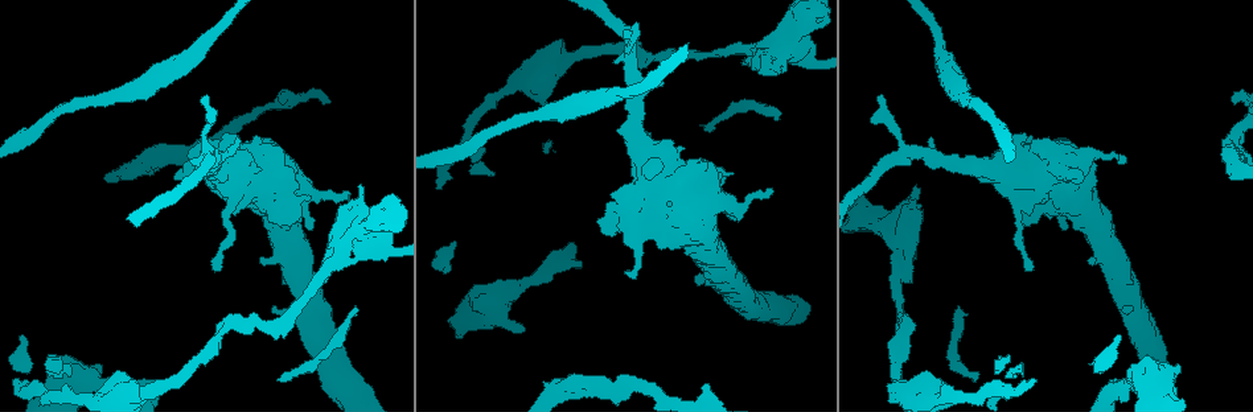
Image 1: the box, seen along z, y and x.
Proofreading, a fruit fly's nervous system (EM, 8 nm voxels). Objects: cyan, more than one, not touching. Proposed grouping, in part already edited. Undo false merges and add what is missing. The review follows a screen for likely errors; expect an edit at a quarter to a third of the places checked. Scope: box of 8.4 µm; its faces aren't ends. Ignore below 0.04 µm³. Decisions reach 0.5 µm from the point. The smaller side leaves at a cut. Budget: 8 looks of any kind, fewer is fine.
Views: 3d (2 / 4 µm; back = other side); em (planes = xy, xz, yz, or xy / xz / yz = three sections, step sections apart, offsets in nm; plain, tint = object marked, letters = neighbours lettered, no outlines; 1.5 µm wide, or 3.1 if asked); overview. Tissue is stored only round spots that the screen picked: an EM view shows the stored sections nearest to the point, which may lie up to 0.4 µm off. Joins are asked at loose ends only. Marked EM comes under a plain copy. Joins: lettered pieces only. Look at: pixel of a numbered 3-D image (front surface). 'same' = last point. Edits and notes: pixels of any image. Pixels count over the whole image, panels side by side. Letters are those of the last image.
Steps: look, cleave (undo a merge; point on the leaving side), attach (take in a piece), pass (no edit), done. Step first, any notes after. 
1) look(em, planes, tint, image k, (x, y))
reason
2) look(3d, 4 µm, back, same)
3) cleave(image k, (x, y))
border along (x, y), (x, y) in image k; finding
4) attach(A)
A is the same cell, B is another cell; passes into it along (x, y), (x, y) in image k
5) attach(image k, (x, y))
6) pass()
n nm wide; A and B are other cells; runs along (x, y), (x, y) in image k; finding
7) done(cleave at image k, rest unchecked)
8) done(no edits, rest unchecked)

look(em, planes, tint, image 1, (943, 60))
calibre changes

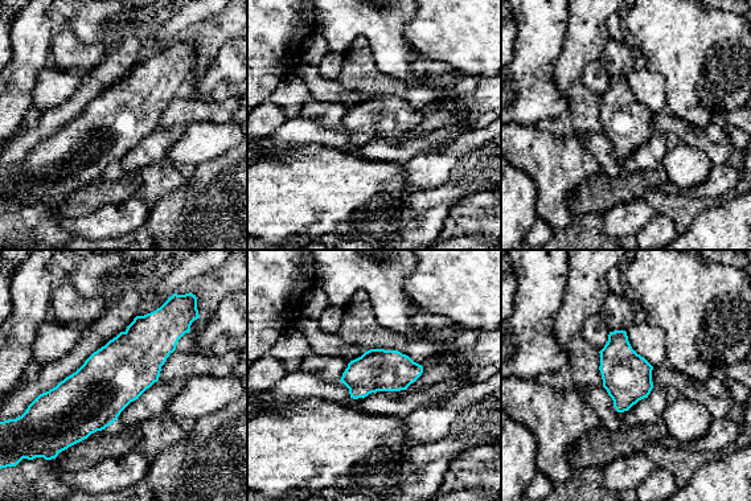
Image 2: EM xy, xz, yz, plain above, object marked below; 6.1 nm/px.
look(em, planes, letters, same)

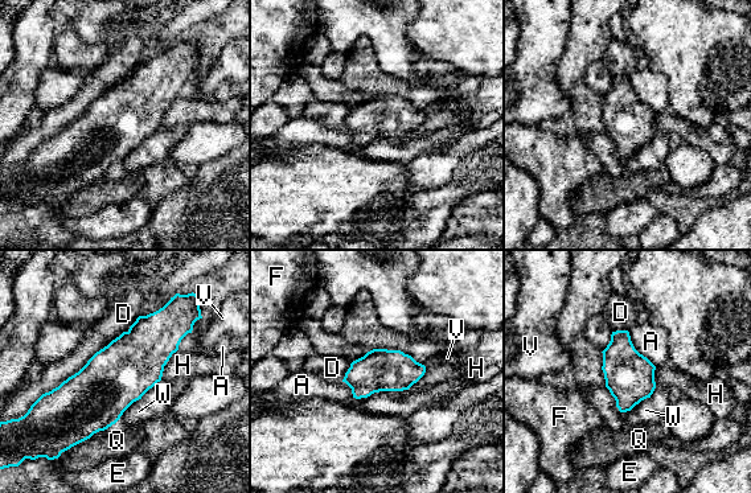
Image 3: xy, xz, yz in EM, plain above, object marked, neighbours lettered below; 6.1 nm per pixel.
pass()
A, D, E, F, H, Q, V and W are other cells; border along (649, 397), (630, 410), (620, 413) in image 3; all the same neuron

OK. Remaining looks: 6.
look(3d, 4 µm, image 1, (271, 308))
stops while still wide

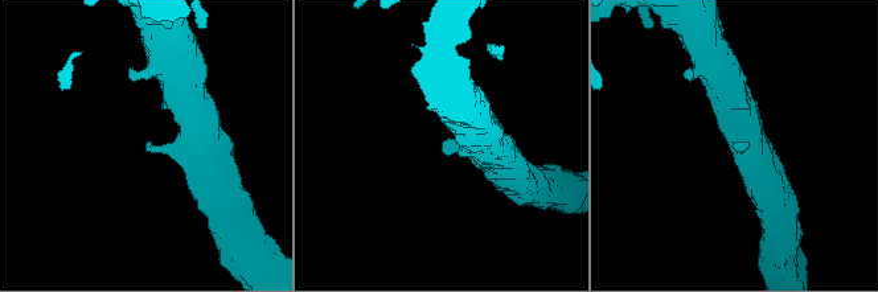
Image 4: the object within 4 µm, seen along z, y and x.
look(em, yz, step 8, letters, image 4, (748, 143))
need the tissue

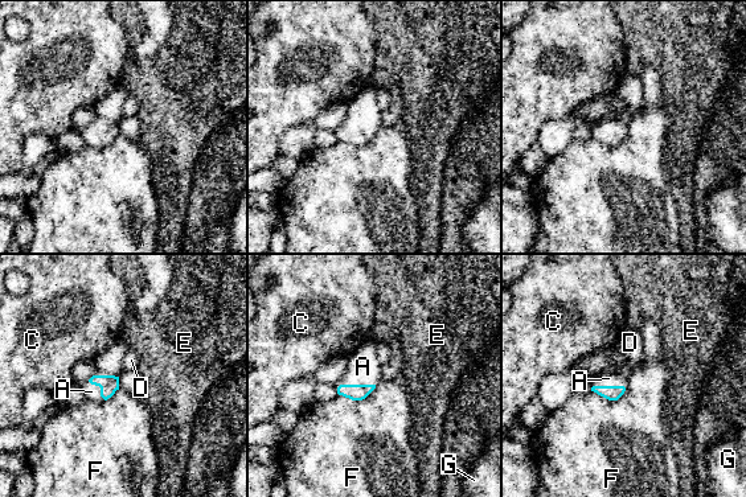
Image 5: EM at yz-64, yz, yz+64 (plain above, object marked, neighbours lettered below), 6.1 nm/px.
look(em, planes, letters, same)
another direction

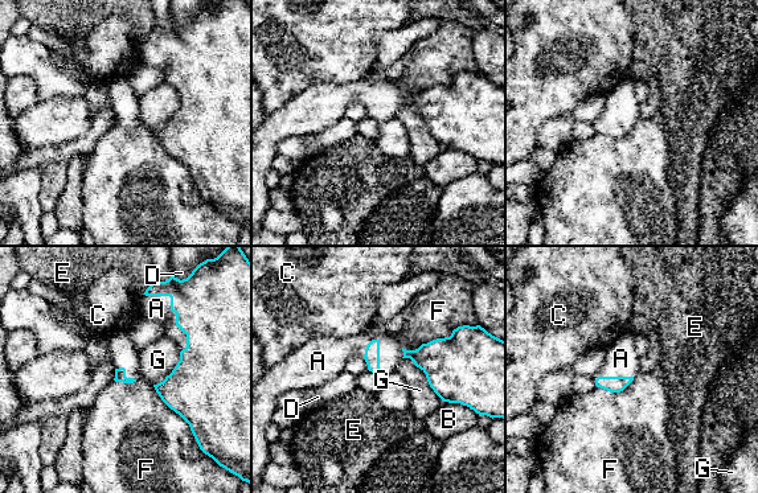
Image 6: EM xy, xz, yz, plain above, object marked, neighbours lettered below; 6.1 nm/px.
attach(image 6, (156, 308))
A is the same cell, B, C, D, E, F and G are other cells; the neuron continues

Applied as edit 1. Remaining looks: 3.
look(overview)
redraw

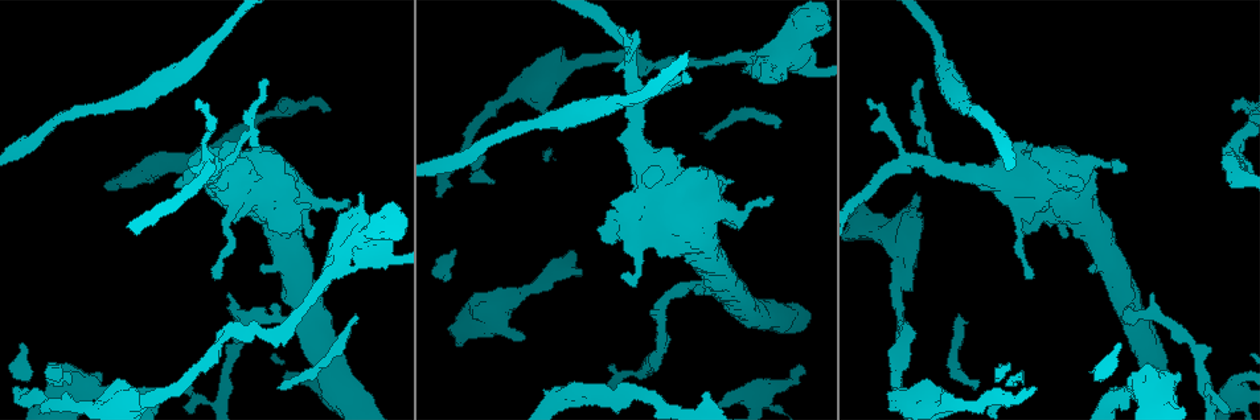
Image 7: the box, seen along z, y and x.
look(em, planes, tint, image 7, (1175, 376))
an open end

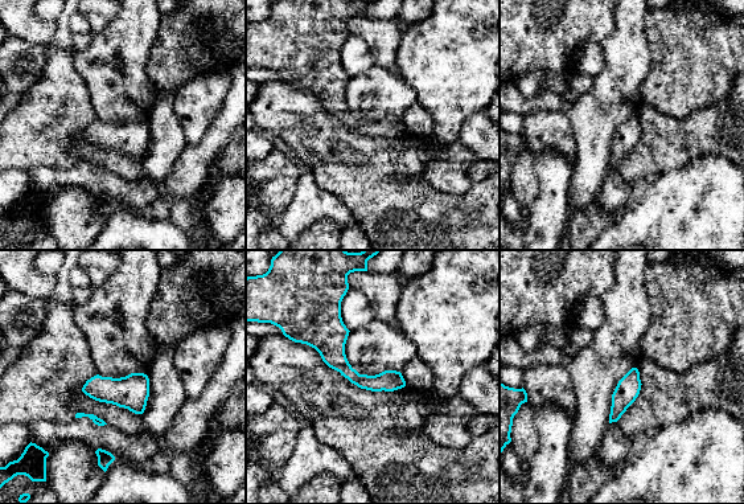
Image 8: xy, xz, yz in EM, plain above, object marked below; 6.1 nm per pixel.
look(em, planes, letters, same)
what lies round it

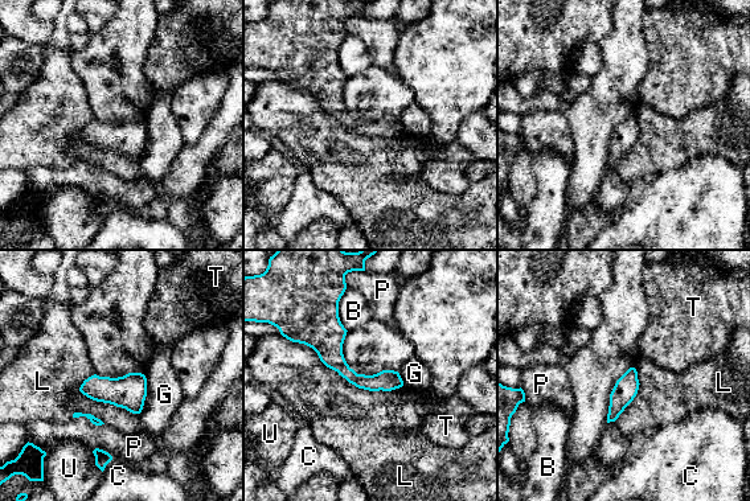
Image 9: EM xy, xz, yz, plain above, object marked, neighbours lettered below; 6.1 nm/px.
pass()
B, C, G, L, P, T and U are other cells; border along (287, 339), (359, 387), (404, 385) in image 9; no lettered piece goes on from it

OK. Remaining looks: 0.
done(attach at image 6, rest unchecked)

